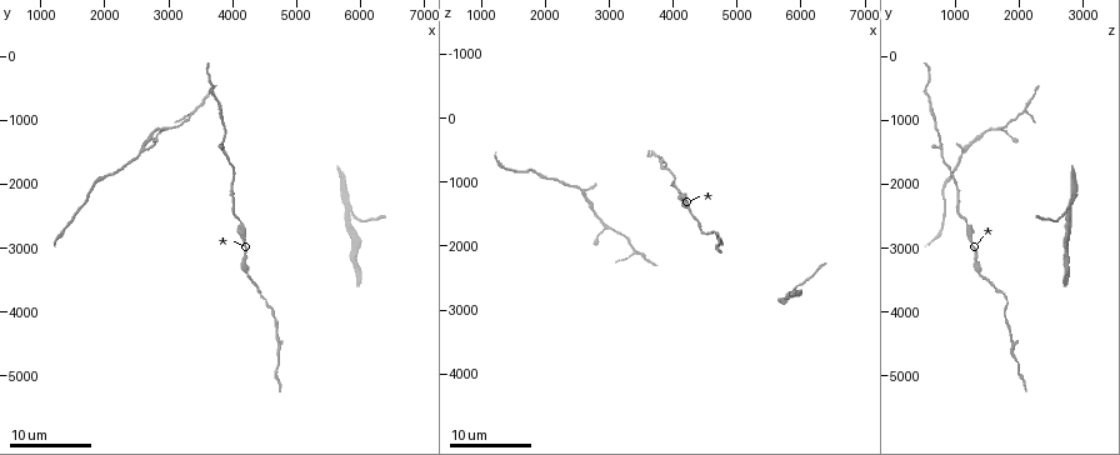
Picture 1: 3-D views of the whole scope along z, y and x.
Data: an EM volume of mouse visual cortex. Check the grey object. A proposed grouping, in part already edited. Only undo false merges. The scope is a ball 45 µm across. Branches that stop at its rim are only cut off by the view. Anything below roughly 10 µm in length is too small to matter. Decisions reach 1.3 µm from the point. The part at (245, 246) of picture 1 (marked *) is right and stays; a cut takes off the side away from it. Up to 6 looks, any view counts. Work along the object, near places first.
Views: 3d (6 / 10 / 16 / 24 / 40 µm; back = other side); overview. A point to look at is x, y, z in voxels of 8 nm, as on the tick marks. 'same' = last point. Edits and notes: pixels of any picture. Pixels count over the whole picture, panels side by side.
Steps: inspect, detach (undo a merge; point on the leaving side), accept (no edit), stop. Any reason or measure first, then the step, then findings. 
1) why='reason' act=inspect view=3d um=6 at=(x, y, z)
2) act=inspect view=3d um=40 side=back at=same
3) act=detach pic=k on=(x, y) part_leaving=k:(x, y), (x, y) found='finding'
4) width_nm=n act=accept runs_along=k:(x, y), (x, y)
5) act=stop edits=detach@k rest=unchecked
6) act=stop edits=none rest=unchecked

why='sudden change in width' act=inspect view=3d um=24 at=(4100, 2700, 1200)

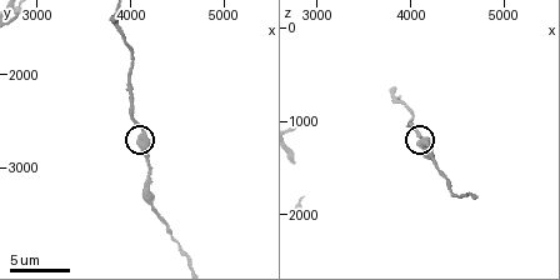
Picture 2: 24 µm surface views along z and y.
why='closer look' act=inspect view=3d um=6 at=same

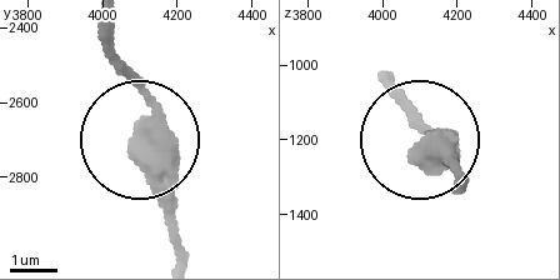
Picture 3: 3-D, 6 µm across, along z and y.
act=accept found='all the same neuron'

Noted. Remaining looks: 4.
why='thick turns thin' act=inspect view=3d um=16 at=(3000, 1100, 1700)

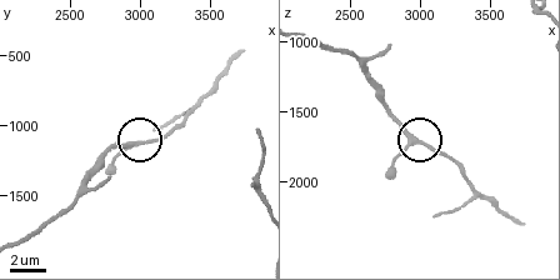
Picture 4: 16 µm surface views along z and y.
why='closer look' act=inspect view=3d um=10 at=(3000, 1140, 1700)

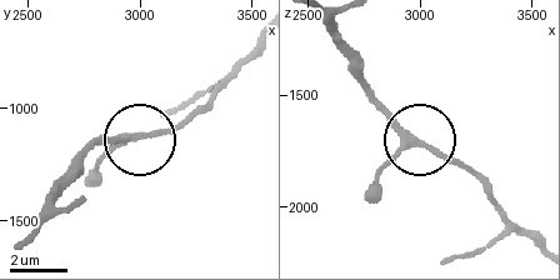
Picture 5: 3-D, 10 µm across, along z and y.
act=accept found='continuous, no second neuron'

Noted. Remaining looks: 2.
why='arms part here' act=inspect view=3d um=16 at=(2600, 1450, 1150)

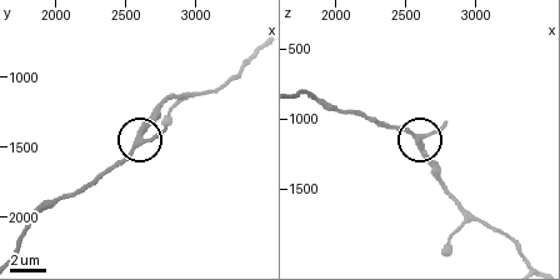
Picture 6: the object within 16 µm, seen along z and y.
why='zoom in' act=inspect view=3d um=10 at=(2600, 1460, 1140)

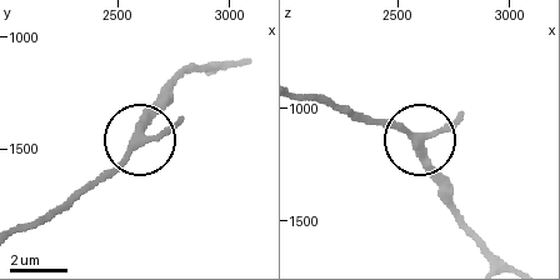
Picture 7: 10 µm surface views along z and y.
width_nm=280 act=accept found='continuous, no second neuron'

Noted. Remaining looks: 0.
act=stop edits=none rest=unchecked

